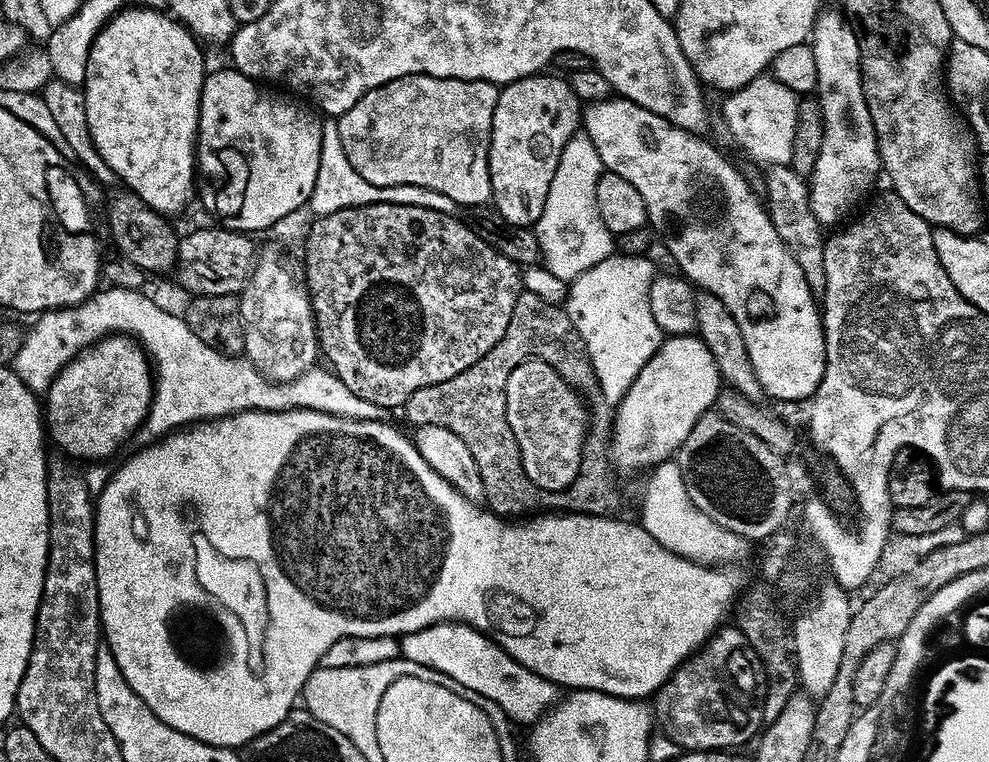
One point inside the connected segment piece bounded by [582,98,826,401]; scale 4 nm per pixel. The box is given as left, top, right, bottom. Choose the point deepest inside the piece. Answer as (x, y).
(718, 232)

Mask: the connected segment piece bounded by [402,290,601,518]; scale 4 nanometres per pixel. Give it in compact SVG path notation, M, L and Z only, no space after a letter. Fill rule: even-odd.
M524 290L516 299L510 316L510 326L506 326L506 332L496 343L494 350L490 350L482 358L478 358L478 362L474 362L474 366L470 366L470 370L462 370L462 374L454 374L454 378L450 378L446 382L438 382L434 386L420 388L413 396L409 396L408 403L402 408L402 412L408 415L412 426L433 424L445 427L446 430L453 431L469 447L478 468L478 474L488 481L484 485L484 500L487 507L501 518L524 518L529 514L539 513L543 509L540 507L543 506L543 498L545 498L539 488L532 490L529 490L527 486L513 488L510 484L512 480L528 480L528 478L520 464L518 444L511 434L510 424L506 418L506 382L511 371L527 360L538 360L548 365L571 387L579 390L583 397L587 399L590 397L594 402L600 400L600 383L597 375L594 374L589 352L586 350L577 328L570 320L567 309L559 304L546 302L536 293Z

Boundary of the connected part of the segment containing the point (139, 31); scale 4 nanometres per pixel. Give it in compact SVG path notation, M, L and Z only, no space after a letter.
M126 7L97 33L86 62L82 91L93 145L119 183L163 216L182 211L194 196L196 131L206 75L199 46L197 37L171 15L155 8Z

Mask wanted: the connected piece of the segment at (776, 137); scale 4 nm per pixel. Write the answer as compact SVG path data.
M761 74L746 87L729 93L724 100L724 120L745 152L764 166L789 165L797 122L797 95L780 81Z

